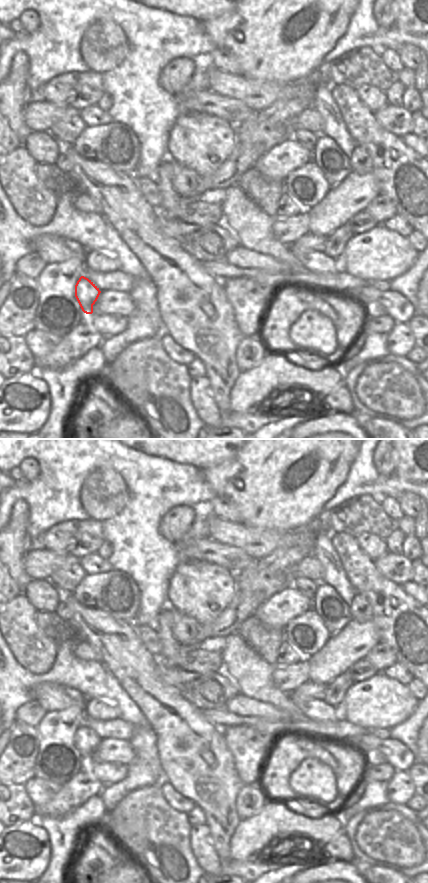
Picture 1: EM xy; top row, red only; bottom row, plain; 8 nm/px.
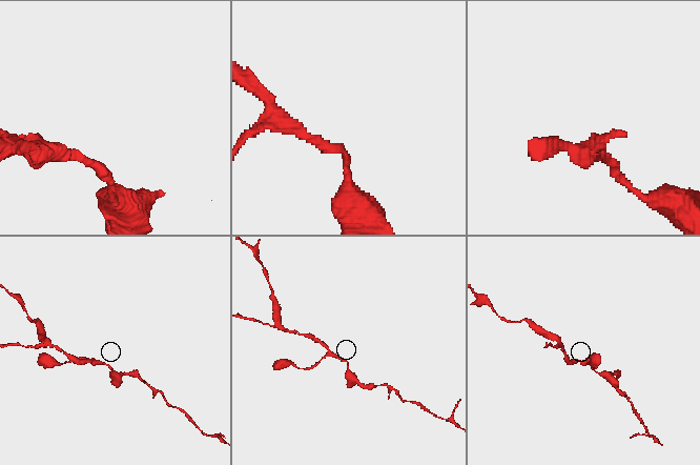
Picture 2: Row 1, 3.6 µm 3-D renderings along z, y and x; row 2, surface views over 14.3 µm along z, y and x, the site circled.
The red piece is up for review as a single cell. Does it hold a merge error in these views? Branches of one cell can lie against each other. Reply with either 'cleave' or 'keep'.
keep

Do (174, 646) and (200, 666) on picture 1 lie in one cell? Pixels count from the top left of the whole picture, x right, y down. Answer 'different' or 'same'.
different

